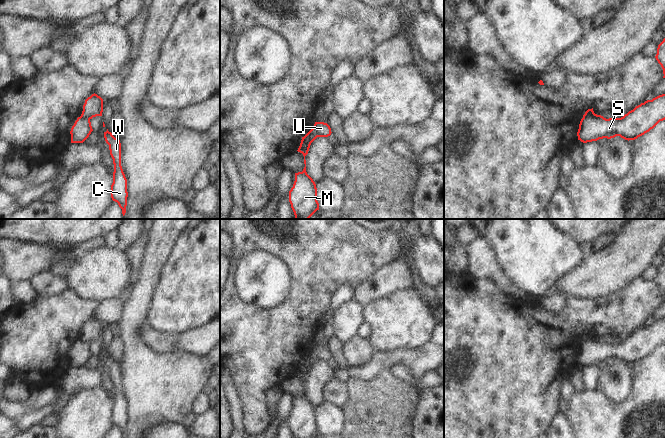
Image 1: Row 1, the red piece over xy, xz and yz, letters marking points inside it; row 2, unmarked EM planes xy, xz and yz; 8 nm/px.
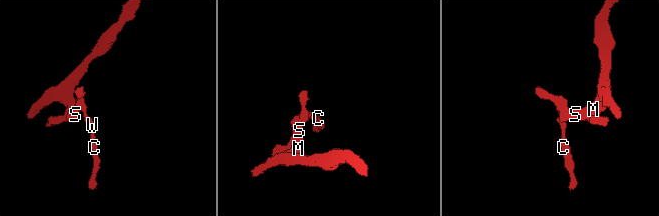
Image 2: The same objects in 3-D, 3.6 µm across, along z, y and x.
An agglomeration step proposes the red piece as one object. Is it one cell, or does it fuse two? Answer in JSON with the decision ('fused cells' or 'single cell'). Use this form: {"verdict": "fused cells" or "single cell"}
{"verdict": "fused cells"}

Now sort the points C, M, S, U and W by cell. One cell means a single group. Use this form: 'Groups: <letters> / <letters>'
Groups: C U W / M S

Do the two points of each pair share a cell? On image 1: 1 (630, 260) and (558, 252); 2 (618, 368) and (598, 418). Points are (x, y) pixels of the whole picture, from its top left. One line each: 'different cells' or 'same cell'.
1: different cells
2: different cells

